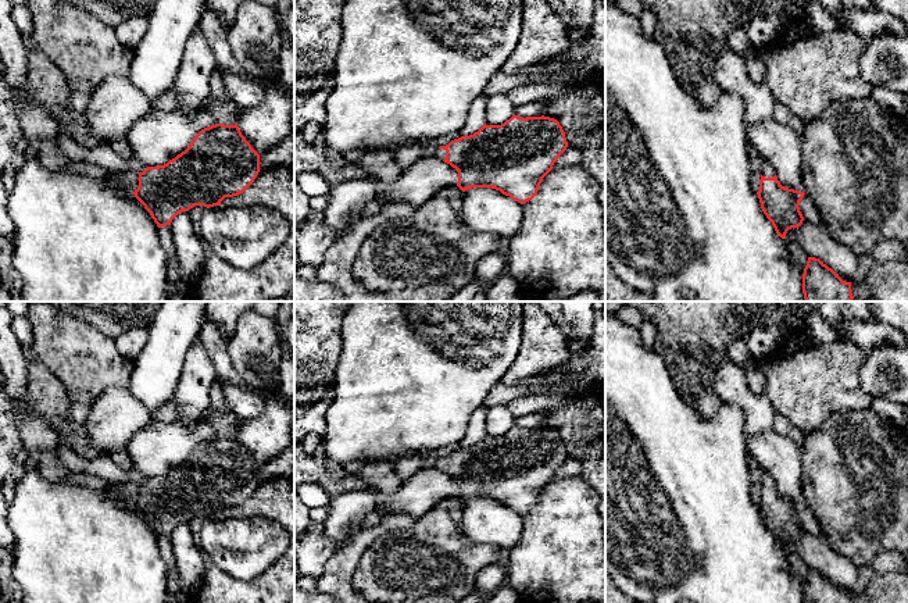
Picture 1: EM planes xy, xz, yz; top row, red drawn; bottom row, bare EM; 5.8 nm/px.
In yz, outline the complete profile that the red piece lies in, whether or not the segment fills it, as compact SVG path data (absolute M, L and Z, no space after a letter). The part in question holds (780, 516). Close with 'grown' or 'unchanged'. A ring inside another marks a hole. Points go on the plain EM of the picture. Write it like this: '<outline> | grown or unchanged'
M762 471L759 484L761 490L757 506L761 520L772 534L776 545L786 550L787 542L798 539L804 532L798 517L805 504L782 497L772 475L766 471Z | grown

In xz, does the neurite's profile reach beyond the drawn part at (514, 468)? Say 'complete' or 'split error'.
split error

